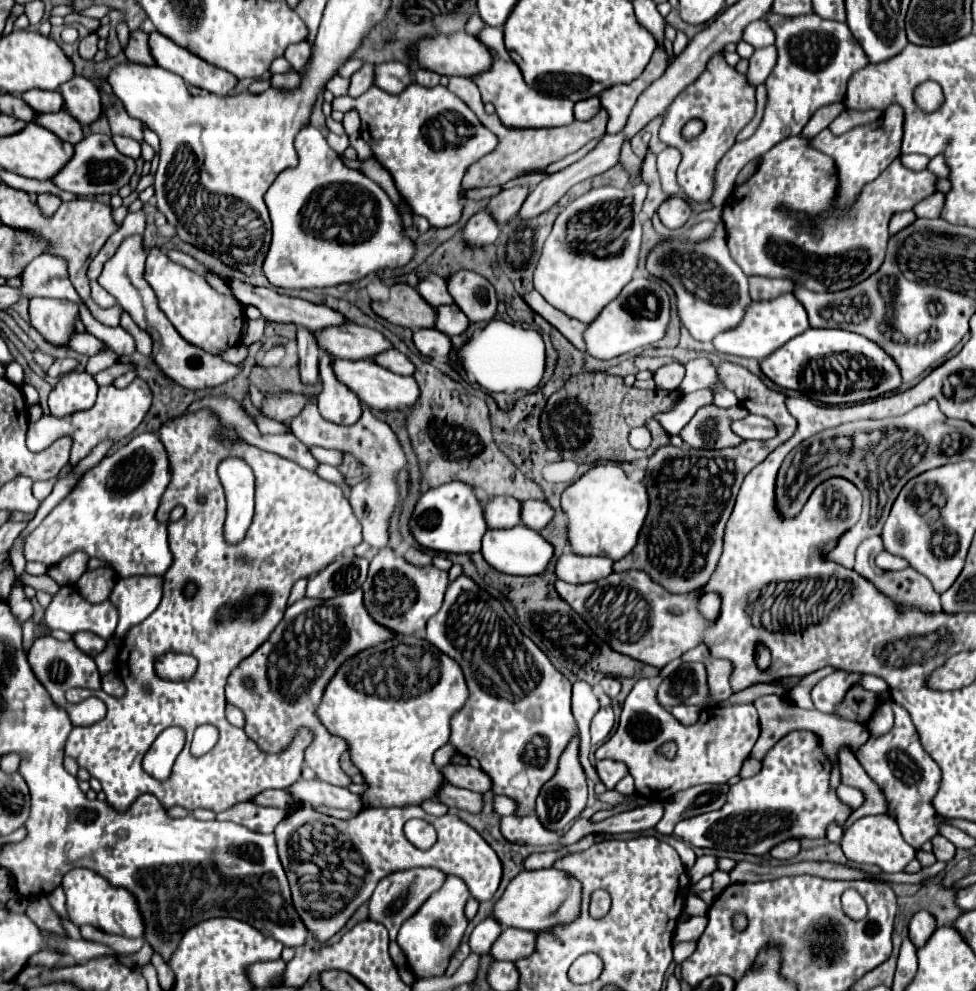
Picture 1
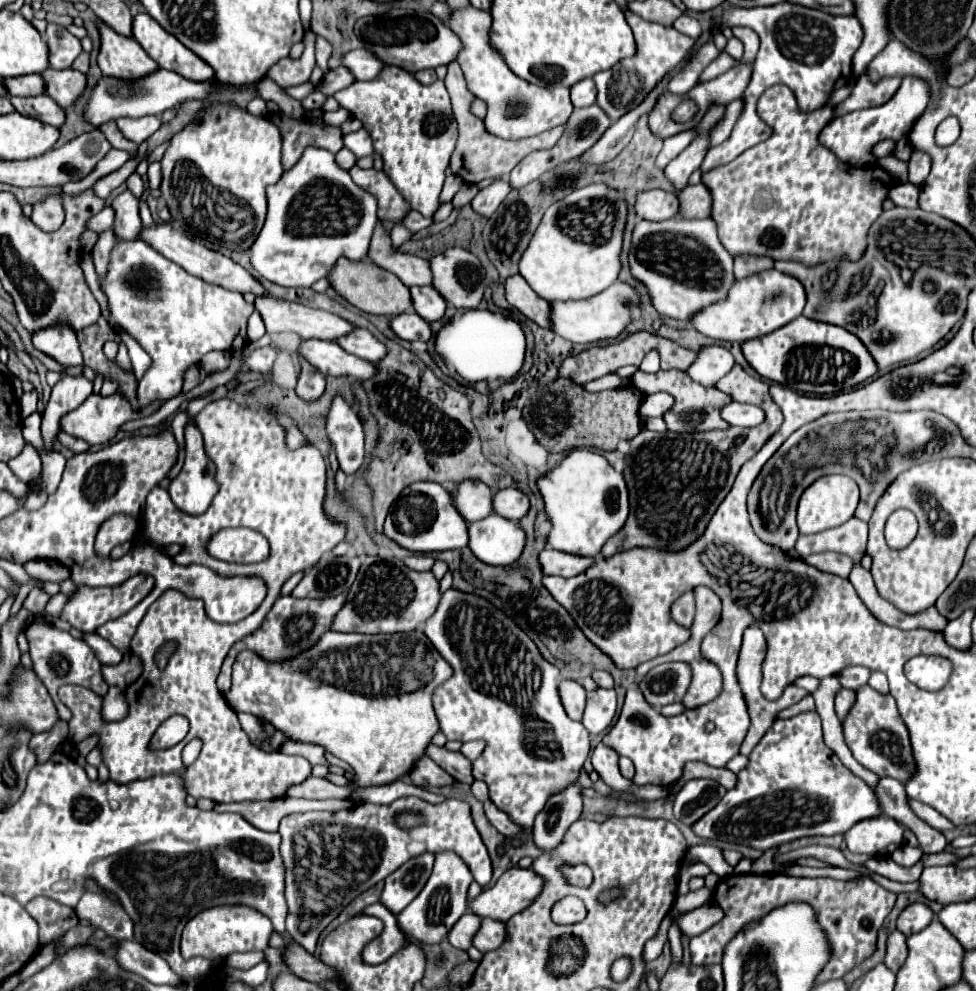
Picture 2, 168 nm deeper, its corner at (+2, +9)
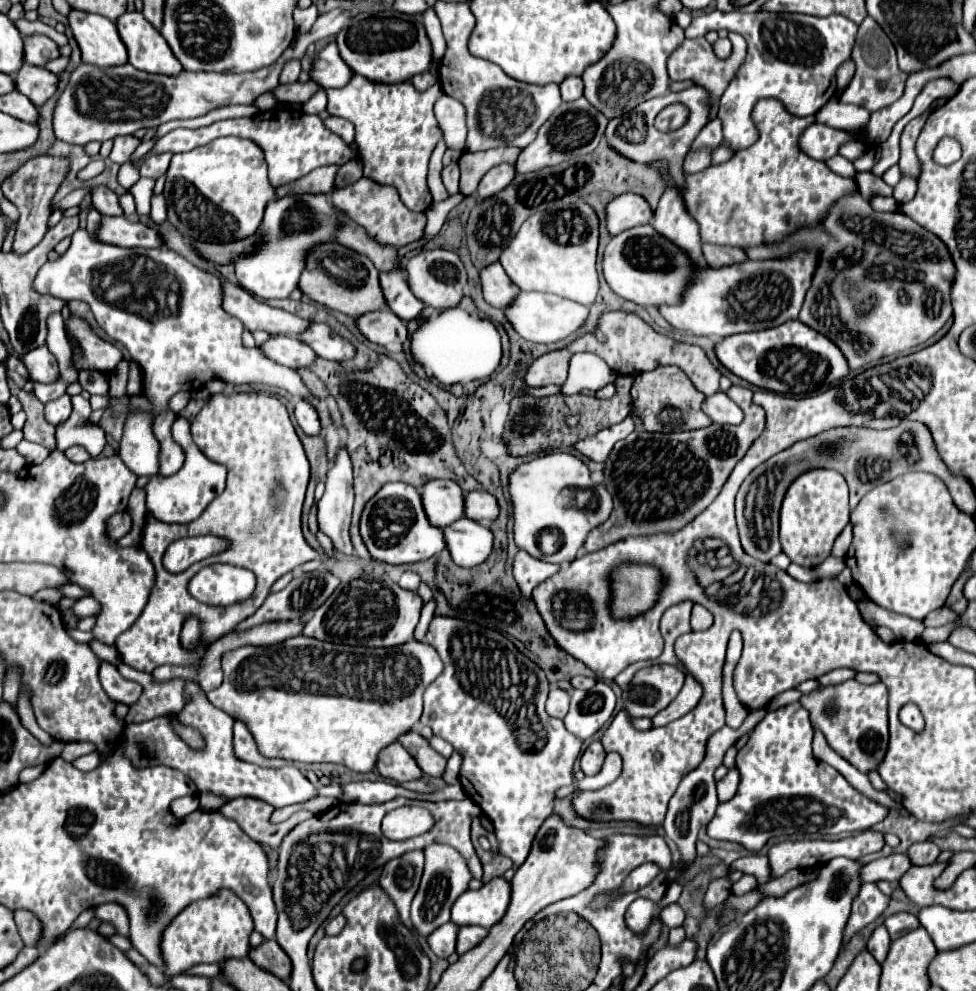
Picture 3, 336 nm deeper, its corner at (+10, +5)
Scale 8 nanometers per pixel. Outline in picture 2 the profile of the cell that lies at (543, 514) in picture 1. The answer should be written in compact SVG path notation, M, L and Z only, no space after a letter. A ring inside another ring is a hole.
M502 489L494 495L494 511L510 521L520 521L530 511L530 499L520 489Z

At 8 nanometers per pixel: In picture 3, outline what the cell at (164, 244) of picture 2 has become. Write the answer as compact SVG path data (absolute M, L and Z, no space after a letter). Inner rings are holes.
M102 217L96 229L96 241L118 247L162 247L162 239L154 227L144 227L126 217Z

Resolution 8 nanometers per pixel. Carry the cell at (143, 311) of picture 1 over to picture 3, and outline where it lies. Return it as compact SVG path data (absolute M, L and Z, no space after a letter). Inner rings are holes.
M96 185L92 187L92 205L100 211L100 215L124 215L120 203L118 203L118 195L114 191L110 191L104 185Z

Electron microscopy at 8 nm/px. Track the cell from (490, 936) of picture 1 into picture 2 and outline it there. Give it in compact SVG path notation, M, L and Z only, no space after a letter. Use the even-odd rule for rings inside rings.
M472 911L464 913L462 919L448 933L450 945L454 945L458 949L470 949L472 947L472 939L474 939L476 931L480 929L480 923L482 923L482 919L476 913L472 913Z

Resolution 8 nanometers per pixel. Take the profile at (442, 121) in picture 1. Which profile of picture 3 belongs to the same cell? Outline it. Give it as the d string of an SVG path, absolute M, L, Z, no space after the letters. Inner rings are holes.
M354 75L348 85L340 89L328 89L326 111L336 117L344 117L356 127L358 157L364 165L364 177L398 189L402 203L412 211L426 211L432 203L432 195L426 183L428 159L442 139L438 121L434 117L434 103L442 95L440 85L432 85L426 91L416 91L410 81L384 85L372 83L362 75Z

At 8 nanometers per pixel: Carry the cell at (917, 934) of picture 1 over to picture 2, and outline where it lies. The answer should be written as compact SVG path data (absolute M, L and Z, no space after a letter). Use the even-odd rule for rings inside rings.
M912 903L900 913L898 929L904 935L914 935L914 933L922 931L924 927L928 927L932 917L934 917L934 913L926 903Z

